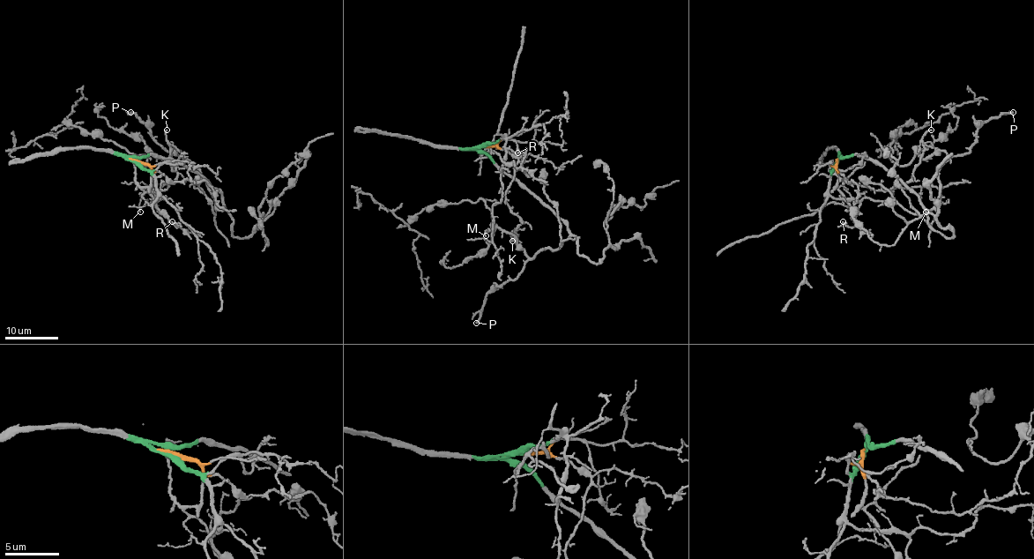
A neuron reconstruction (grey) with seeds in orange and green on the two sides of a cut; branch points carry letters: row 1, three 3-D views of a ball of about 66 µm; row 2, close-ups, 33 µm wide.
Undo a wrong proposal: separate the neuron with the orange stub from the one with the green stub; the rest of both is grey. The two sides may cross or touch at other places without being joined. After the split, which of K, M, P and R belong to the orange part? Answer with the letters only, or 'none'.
K, R

